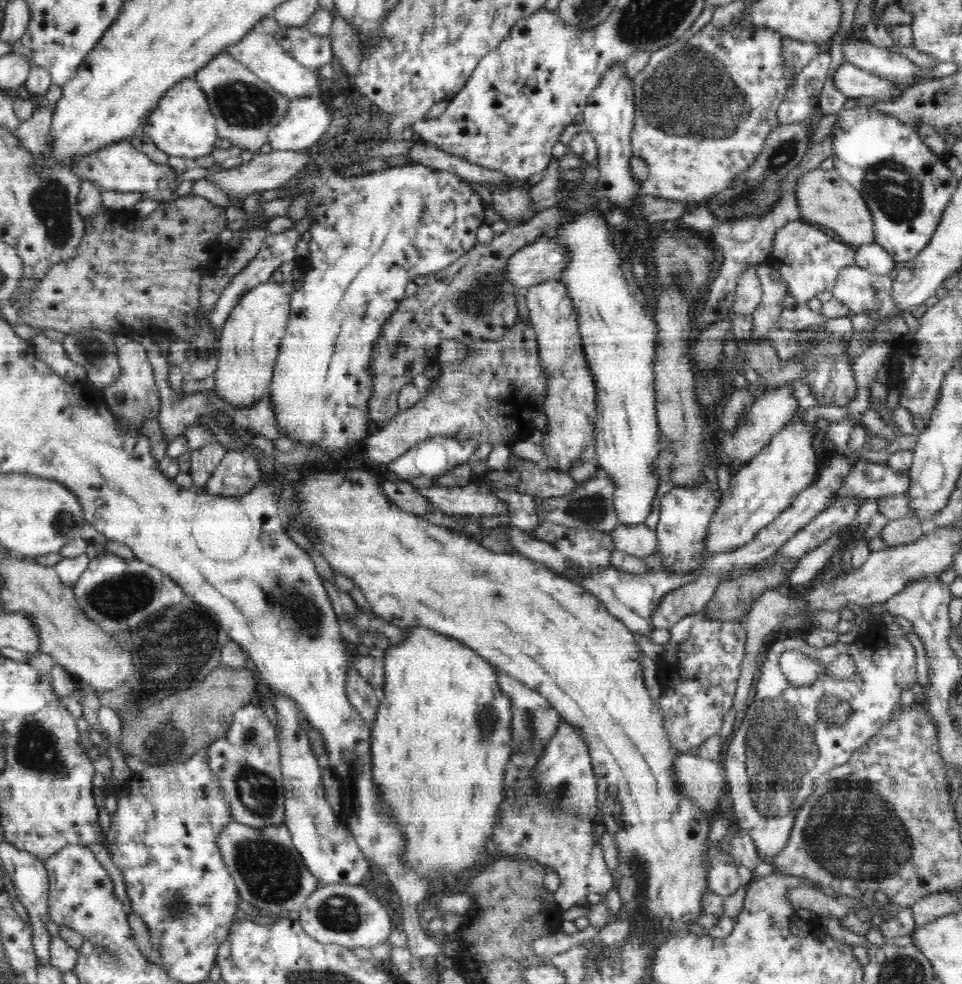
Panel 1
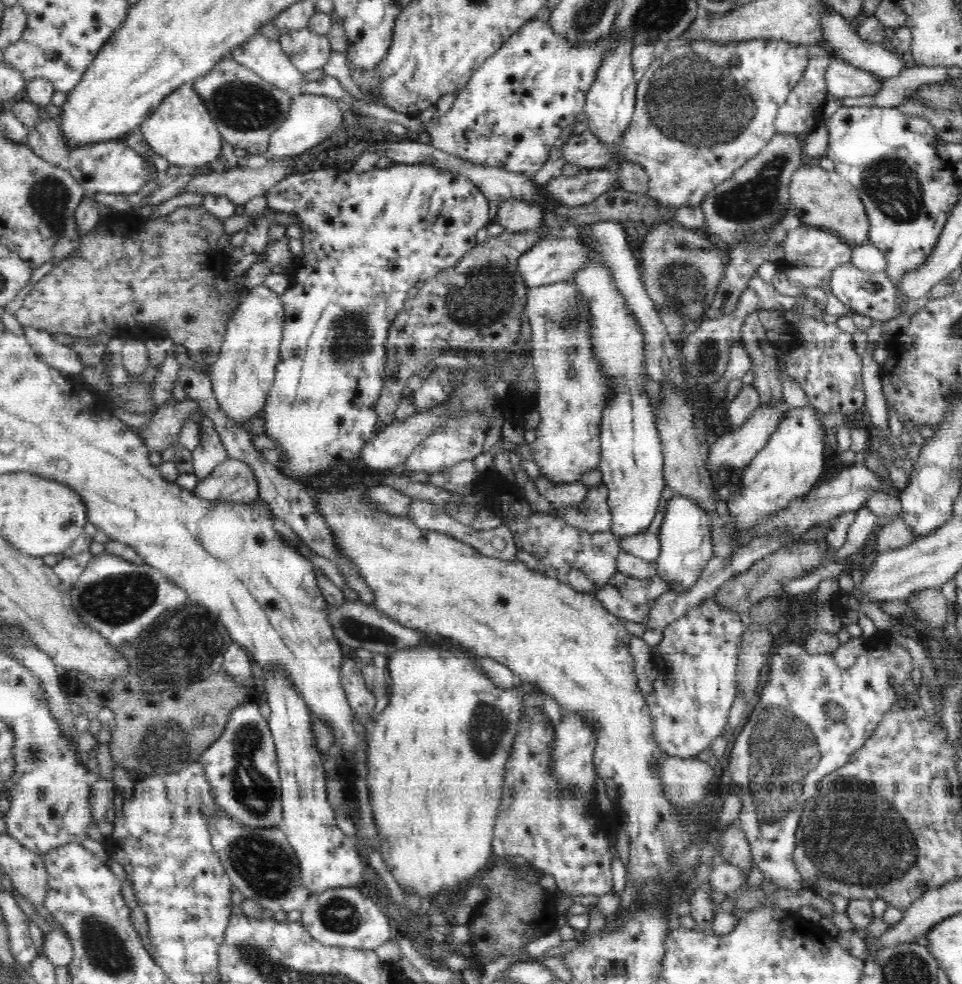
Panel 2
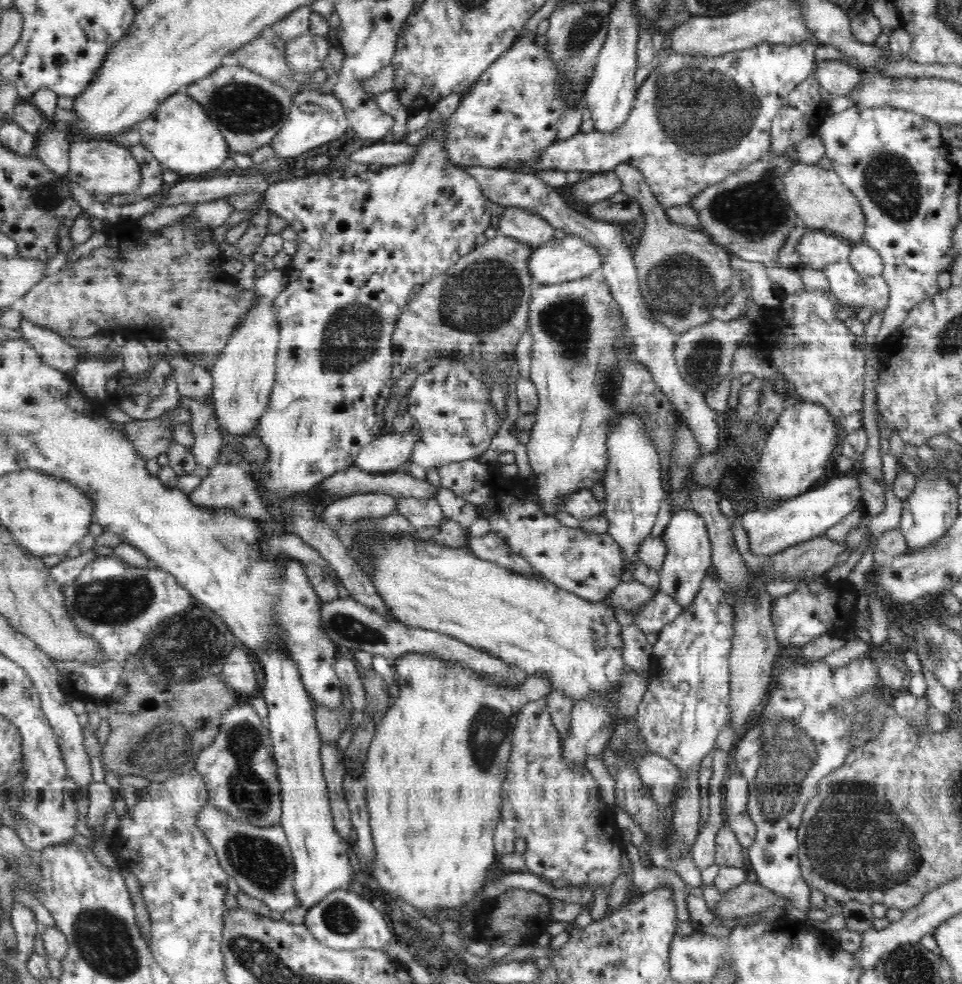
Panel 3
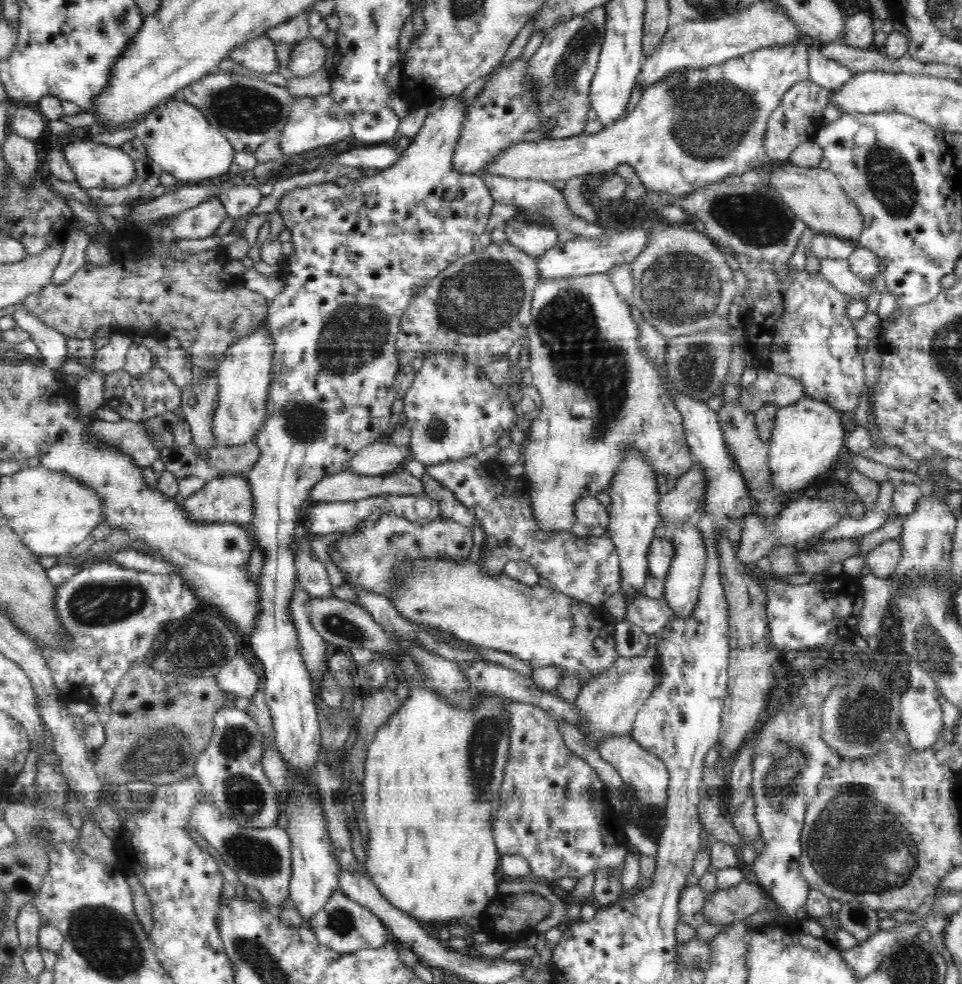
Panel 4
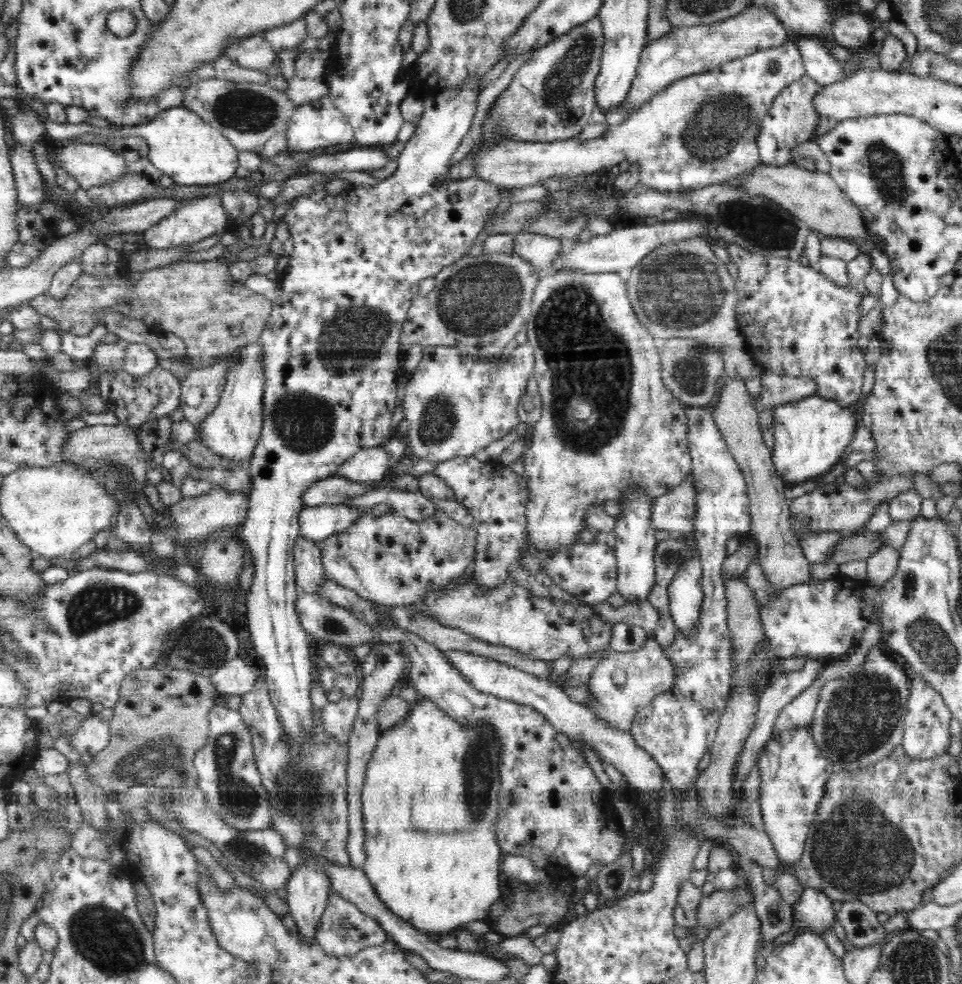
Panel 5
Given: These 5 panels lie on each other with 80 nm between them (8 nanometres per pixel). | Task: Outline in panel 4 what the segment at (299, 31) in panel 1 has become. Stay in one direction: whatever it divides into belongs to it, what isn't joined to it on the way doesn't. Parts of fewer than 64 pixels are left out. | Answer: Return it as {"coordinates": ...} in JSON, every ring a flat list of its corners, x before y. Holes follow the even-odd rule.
{"coordinates":[[306,38,293,45,287,68,294,76,304,78,324,69,327,48,320,39]]}

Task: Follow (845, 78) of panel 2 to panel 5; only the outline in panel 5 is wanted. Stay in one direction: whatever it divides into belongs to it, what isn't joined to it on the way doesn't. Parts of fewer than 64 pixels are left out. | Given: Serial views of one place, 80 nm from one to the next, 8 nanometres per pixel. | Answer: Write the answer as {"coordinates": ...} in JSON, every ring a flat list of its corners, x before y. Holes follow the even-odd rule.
{"coordinates":[[804,37,795,41,805,65,805,72,810,79,824,87,834,85,845,78,843,64,834,59,827,44,820,38]]}

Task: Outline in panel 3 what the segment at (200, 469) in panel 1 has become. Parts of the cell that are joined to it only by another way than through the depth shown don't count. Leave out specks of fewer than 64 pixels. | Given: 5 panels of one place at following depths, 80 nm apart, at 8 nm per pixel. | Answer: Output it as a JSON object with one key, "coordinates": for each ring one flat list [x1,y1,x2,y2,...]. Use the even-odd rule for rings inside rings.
{"coordinates":[[211,394,206,402,198,402,190,397,183,397,181,402,192,414,189,421,195,438,192,454,200,468,212,470,222,458,220,448,224,444]]}

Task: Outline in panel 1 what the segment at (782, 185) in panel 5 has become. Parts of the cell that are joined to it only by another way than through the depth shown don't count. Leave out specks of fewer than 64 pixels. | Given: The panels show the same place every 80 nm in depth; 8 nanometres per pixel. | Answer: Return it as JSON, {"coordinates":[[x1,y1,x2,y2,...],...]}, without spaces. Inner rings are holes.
{"coordinates":[[819,167,810,170,798,180,794,191,804,222,829,231,843,243,855,248,874,243,874,219,866,201,835,169,823,170]]}

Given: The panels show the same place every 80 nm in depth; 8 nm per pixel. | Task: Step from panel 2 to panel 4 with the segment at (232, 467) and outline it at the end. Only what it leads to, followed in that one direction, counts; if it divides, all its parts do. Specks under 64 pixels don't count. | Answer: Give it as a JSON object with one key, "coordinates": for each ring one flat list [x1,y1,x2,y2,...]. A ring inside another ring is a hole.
{"coordinates":[[221,473,205,482,205,485,190,496,183,497,178,503,182,503,185,512,190,520,202,524,231,524,248,525,254,519,254,497,250,491,250,483,245,477,245,473]]}

